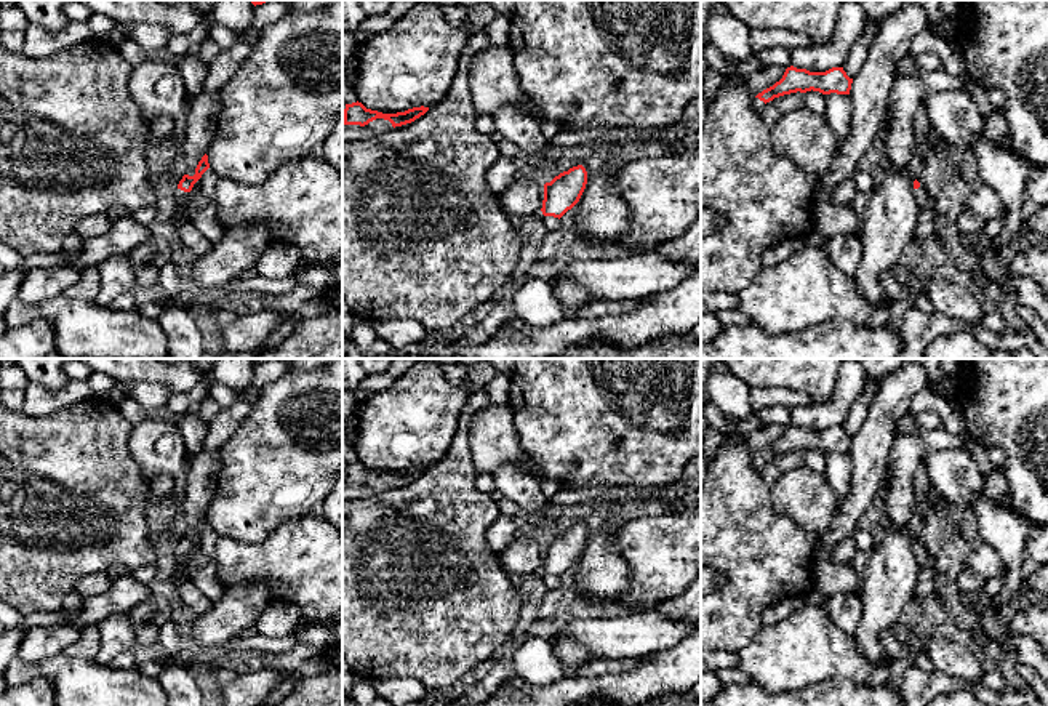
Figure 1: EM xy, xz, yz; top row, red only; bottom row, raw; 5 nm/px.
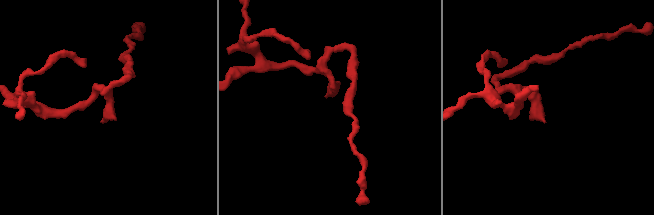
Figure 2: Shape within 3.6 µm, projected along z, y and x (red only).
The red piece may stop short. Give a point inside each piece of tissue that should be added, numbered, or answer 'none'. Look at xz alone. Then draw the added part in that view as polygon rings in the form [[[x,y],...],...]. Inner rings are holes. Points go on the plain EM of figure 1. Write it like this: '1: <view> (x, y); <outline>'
none

